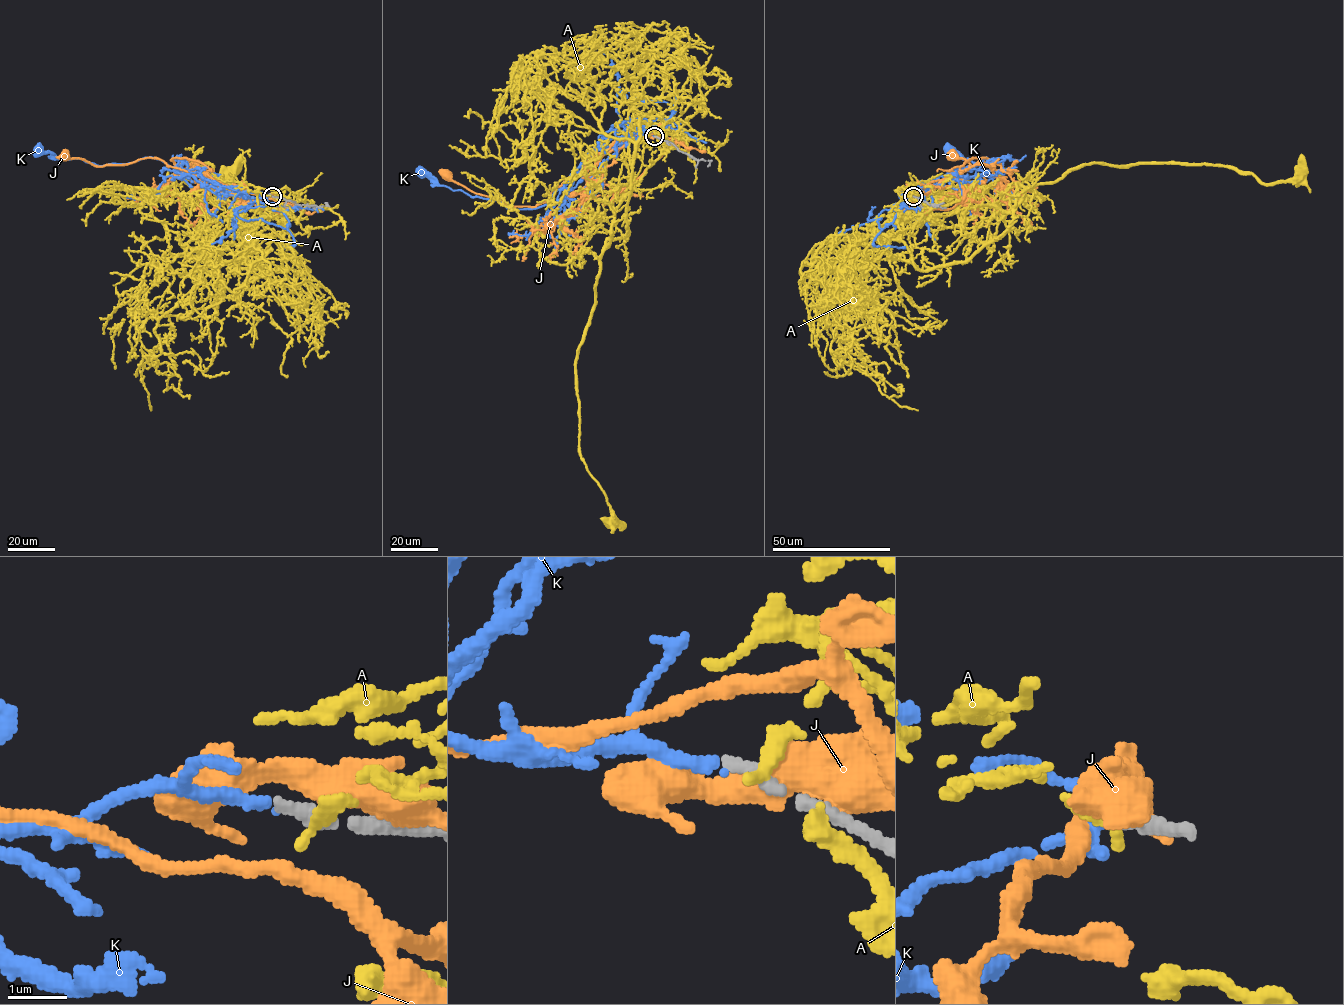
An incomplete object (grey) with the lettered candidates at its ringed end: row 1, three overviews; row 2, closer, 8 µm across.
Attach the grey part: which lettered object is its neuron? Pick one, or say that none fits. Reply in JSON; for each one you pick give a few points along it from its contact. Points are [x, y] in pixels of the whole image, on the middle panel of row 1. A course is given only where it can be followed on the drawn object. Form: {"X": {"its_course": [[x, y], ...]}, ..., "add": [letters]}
{"K": {"its_course": [[654, 136], [629, 127], [608, 138], [534, 209], [509, 209], [420, 172]]}, "add": ["K"]}

